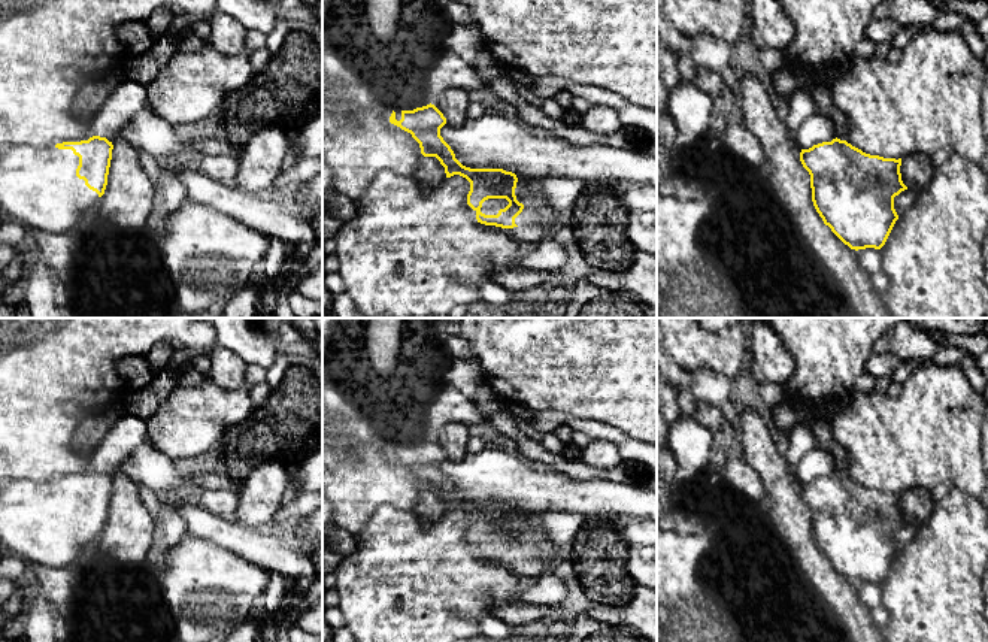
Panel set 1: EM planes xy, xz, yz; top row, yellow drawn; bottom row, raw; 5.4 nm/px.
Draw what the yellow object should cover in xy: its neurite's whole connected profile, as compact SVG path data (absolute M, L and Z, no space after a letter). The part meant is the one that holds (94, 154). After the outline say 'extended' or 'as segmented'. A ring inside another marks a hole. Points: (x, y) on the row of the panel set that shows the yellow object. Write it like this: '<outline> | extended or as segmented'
M122 81L91 118L94 133L88 140L63 142L46 148L16 145L0 151L0 212L30 230L52 234L73 233L85 215L99 206L107 185L113 145L106 137L116 133L146 106L146 87Z | extended

